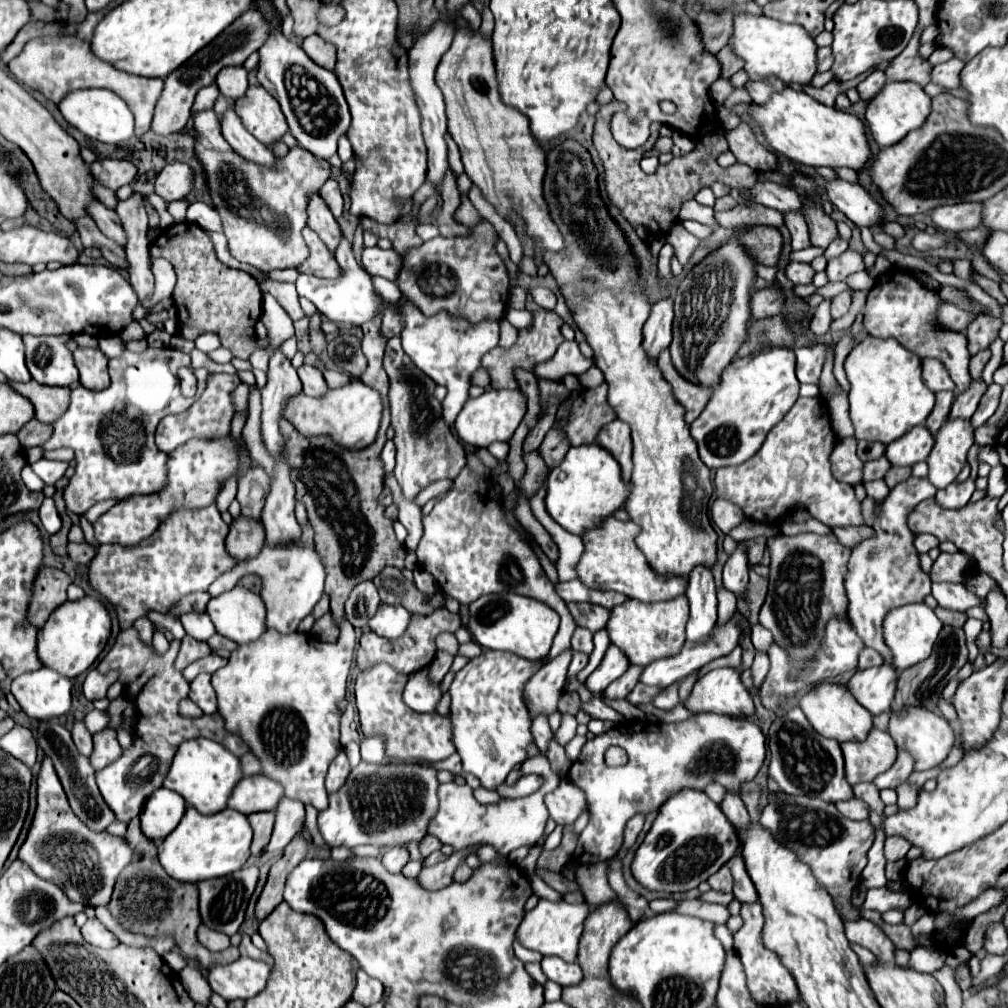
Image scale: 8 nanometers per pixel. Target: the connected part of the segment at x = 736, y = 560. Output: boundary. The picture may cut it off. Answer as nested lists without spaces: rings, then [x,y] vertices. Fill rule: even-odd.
[[[742,544],[730,554],[724,566],[724,588],[732,594],[746,594],[748,586],[748,558]]]

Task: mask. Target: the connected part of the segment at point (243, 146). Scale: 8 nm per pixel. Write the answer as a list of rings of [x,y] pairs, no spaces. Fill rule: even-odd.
[[[234,110],[226,112],[222,116],[222,134],[226,138],[226,142],[234,148],[236,154],[240,154],[242,158],[260,164],[260,166],[276,166],[278,158],[272,152],[272,148],[264,146],[262,142],[258,142],[240,122],[240,118],[236,116]]]

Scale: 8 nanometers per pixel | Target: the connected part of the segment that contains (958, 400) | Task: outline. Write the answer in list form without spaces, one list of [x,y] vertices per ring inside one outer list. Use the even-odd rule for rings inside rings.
[[[978,378],[978,380],[972,380],[970,382],[970,390],[964,390],[962,394],[958,394],[954,398],[954,404],[952,404],[952,410],[950,410],[950,418],[972,418],[982,394],[986,392],[988,384]]]

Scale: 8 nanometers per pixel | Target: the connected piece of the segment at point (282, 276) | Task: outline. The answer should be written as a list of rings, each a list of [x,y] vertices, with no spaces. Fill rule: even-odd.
[[[290,268],[290,270],[270,270],[268,278],[270,280],[280,280],[280,282],[296,282],[298,274],[300,272],[296,268]]]

